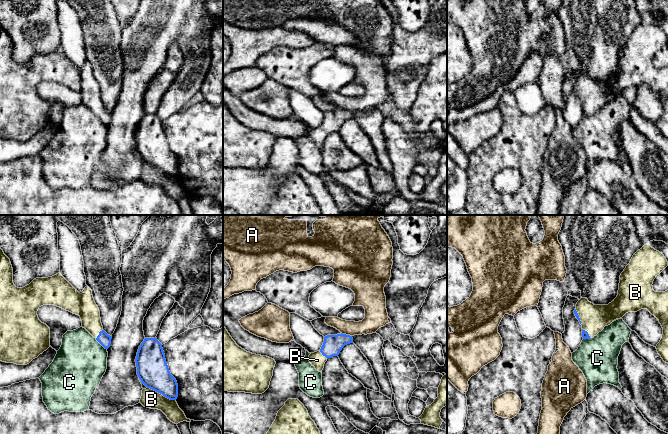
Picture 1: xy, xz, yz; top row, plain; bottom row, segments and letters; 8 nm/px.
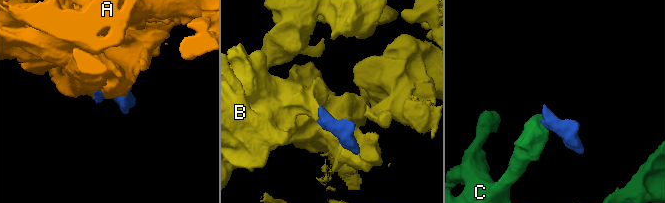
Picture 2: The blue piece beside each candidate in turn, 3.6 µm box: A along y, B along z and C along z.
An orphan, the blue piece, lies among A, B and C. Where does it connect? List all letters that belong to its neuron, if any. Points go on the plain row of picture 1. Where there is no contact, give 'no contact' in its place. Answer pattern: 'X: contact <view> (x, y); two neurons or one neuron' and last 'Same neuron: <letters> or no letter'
A: contact xz (345, 110); two neurons
B: contact xy (161, 169); one neuron
C: contact xy (101, 120); two neurons
Same neuron: B

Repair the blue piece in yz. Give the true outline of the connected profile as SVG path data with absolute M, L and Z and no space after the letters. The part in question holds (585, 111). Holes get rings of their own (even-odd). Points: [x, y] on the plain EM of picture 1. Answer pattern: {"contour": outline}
{"contour": "M646 20L633 31L621 49L618 71L611 79L594 81L581 73L574 90L582 101L583 115L593 114L628 88L647 85L663 104L656 125L663 137L668 139L668 66L655 68L652 62L656 52L667 42L664 31Z"}

